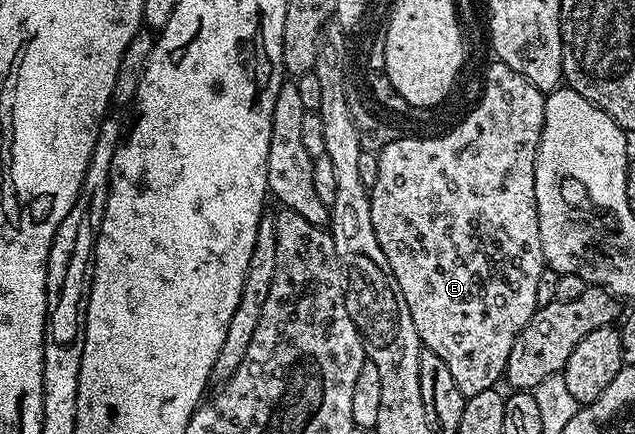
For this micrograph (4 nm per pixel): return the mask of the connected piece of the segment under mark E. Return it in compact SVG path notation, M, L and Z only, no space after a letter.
M495 59L492 62L487 69L483 98L476 103L475 110L456 129L451 129L440 137L396 136L393 143L389 143L378 153L377 181L369 189L373 231L377 235L377 243L381 243L381 251L385 251L385 259L389 259L389 267L393 267L393 275L405 295L405 303L409 303L409 315L413 315L413 327L417 327L422 348L429 349L441 355L441 359L445 359L445 367L449 367L453 383L457 383L466 398L486 389L494 389L500 384L498 381L501 381L507 371L509 351L513 351L517 335L536 311L537 283L545 270L535 198L535 156L540 135L543 133L545 93L503 61Z

